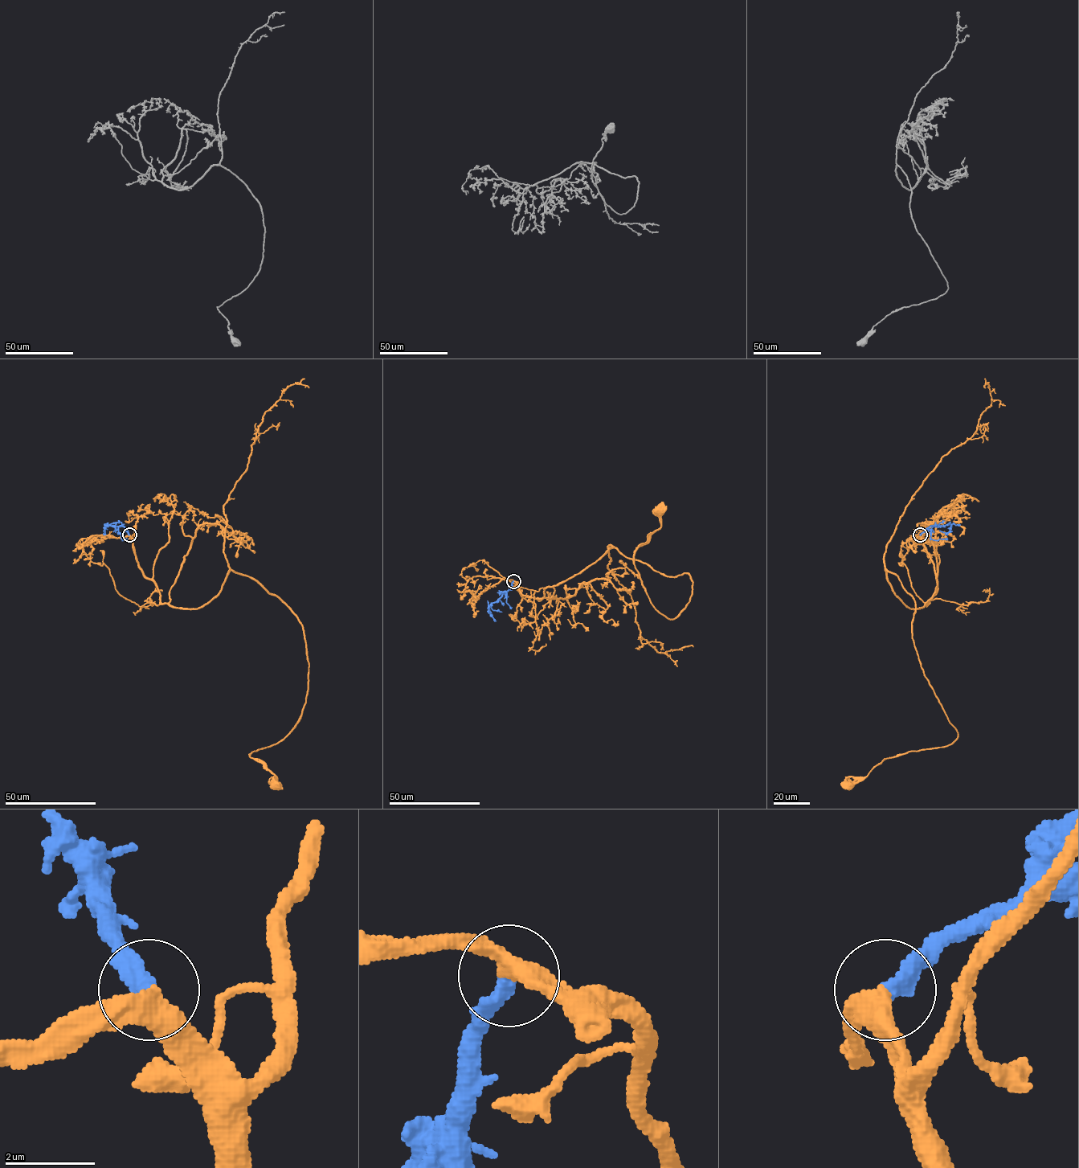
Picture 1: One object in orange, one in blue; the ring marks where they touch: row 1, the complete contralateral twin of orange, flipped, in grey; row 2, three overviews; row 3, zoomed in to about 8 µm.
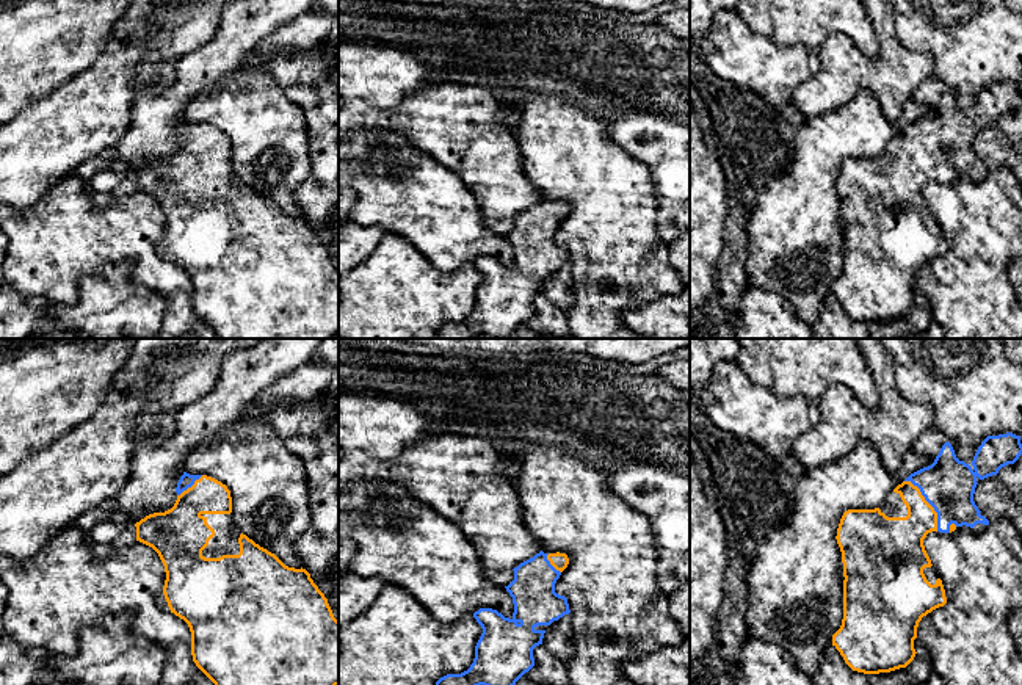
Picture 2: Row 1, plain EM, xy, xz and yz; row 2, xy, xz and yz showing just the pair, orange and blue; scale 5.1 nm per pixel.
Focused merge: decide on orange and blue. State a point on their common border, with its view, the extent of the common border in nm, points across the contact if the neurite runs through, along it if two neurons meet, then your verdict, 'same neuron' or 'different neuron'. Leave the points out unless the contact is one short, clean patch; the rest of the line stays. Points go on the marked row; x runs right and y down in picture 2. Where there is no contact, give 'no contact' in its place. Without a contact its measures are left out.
meets orange in yz at (928, 503); contact 320 nm long; same neuron

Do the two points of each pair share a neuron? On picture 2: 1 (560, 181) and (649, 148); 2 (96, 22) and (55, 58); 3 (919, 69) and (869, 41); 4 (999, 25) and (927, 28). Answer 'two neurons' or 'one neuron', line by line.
1: two neurons
2: one neuron
3: two neurons
4: one neuron

